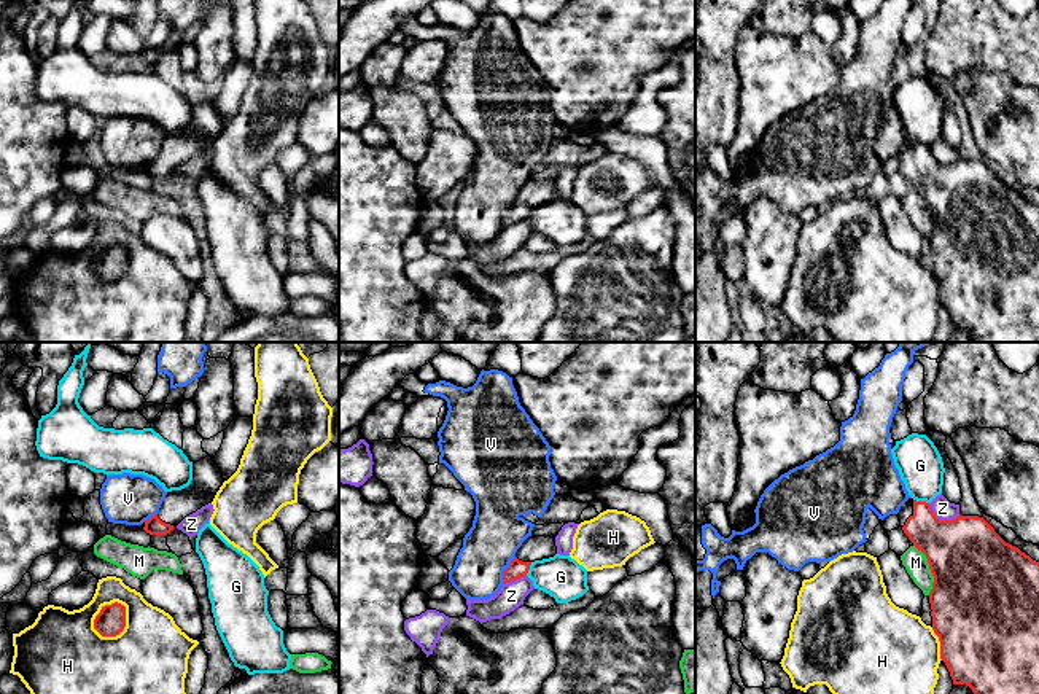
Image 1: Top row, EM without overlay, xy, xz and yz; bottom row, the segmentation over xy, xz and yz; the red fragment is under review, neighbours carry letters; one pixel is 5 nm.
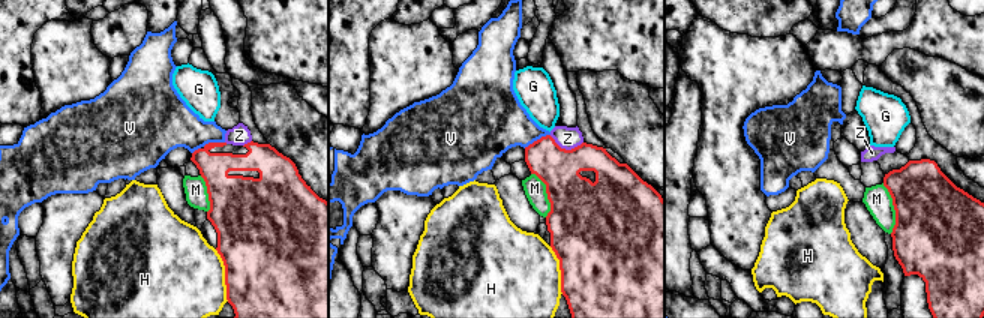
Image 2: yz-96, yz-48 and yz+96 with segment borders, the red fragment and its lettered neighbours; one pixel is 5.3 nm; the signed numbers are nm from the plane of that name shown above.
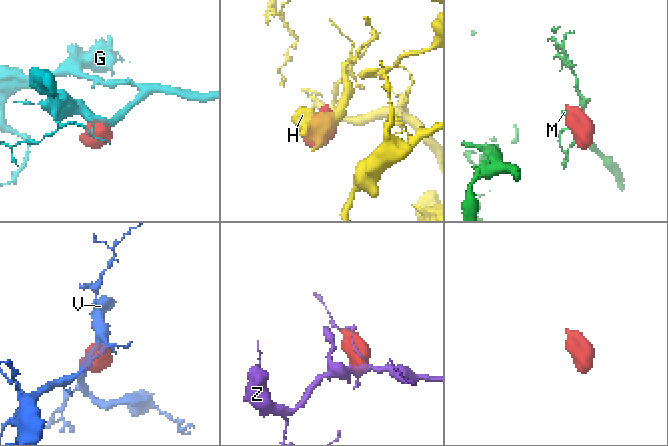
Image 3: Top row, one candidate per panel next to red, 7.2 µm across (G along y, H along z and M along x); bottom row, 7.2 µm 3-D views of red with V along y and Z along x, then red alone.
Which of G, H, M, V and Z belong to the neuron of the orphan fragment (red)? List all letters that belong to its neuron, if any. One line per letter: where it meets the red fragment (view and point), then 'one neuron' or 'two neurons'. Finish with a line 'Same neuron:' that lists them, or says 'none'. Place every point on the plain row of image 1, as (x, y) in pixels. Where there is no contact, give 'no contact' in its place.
G: yz (922, 145) | two neurons
H: xy (104, 250) | two neurons
M: yz (931, 214) | two neurons
V: xz (505, 214) | two neurons
Z: yz (942, 164) | two neurons
Same neuron: none

